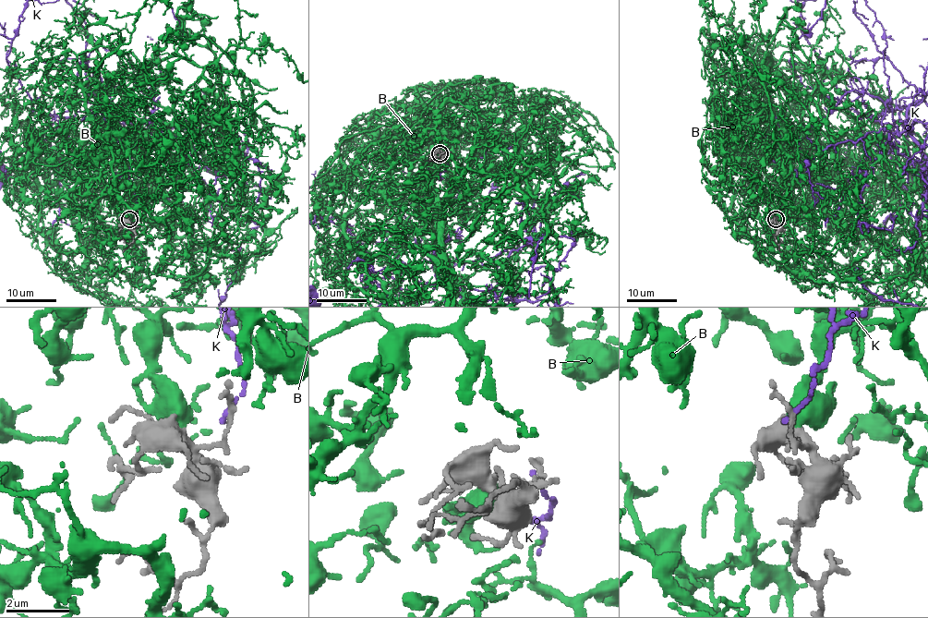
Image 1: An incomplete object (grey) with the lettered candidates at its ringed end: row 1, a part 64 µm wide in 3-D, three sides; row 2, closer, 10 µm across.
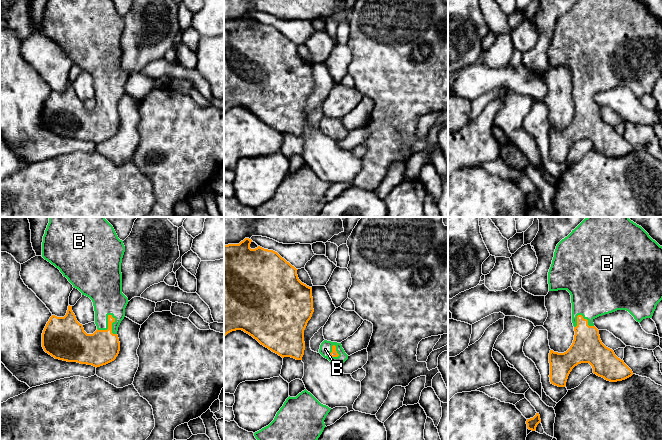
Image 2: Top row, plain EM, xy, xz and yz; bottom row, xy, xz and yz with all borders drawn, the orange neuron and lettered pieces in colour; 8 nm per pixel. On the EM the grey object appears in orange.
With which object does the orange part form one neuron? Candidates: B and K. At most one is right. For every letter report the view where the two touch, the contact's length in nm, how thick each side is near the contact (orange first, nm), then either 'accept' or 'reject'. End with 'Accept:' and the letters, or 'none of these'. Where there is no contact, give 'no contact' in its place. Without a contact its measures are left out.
B: contact in xy; length 180 nm; calibres 280 and 260 nm; accept
K: no contact; reject
Accept: B

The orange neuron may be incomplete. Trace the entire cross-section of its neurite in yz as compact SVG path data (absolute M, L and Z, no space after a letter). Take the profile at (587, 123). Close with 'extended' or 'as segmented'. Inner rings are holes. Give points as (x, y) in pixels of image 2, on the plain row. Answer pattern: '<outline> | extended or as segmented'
M579 0L556 22L548 48L549 67L567 66L571 71L574 116L564 129L550 126L550 158L565 163L572 145L581 139L589 139L593 149L610 158L625 156L633 151L632 146L606 123L594 102L593 96L617 86L628 87L637 98L652 94L657 80L662 76L662 22L637 0Z | extended

